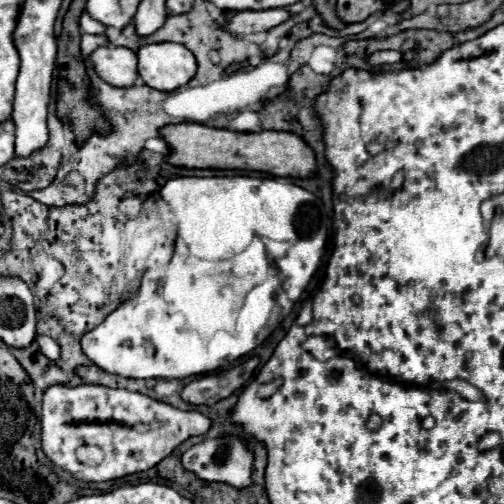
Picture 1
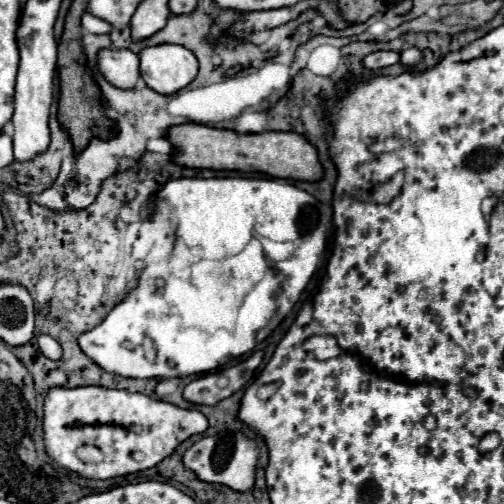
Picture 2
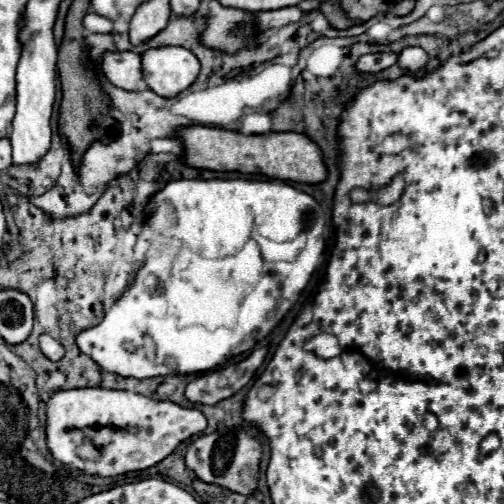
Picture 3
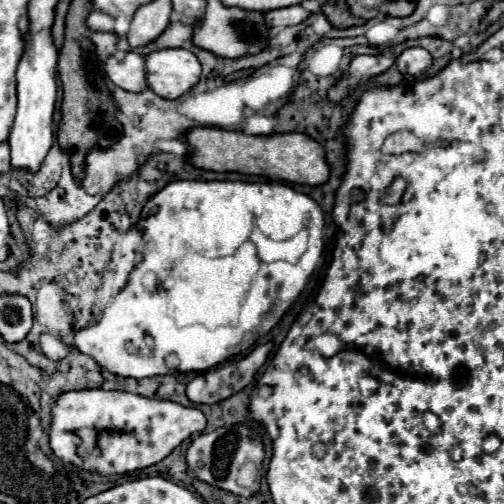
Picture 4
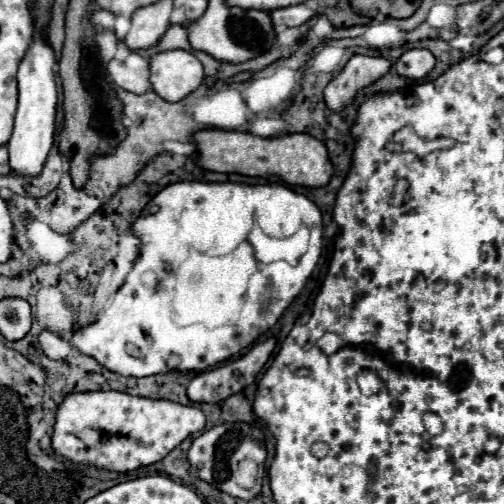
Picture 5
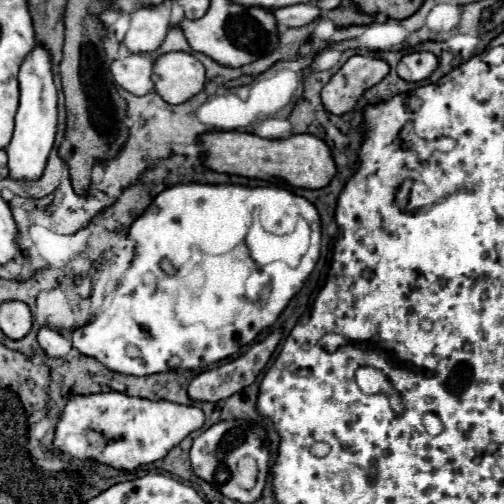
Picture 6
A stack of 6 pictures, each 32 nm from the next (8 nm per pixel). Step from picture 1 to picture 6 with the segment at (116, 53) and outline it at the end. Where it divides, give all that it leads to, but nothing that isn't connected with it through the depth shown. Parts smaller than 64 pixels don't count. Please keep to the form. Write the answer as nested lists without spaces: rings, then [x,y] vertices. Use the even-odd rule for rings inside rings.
[[[128,54],[122,60],[114,60],[110,64],[110,72],[114,76],[114,82],[122,86],[124,90],[142,96],[154,90],[152,84],[152,58],[142,54]]]

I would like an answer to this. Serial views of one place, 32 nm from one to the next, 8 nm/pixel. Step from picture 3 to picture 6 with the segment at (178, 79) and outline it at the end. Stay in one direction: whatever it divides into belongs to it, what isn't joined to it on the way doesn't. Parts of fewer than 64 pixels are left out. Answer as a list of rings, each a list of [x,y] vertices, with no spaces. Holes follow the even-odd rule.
[[[168,52],[154,60],[154,90],[170,104],[182,104],[204,88],[204,66],[188,52]]]

